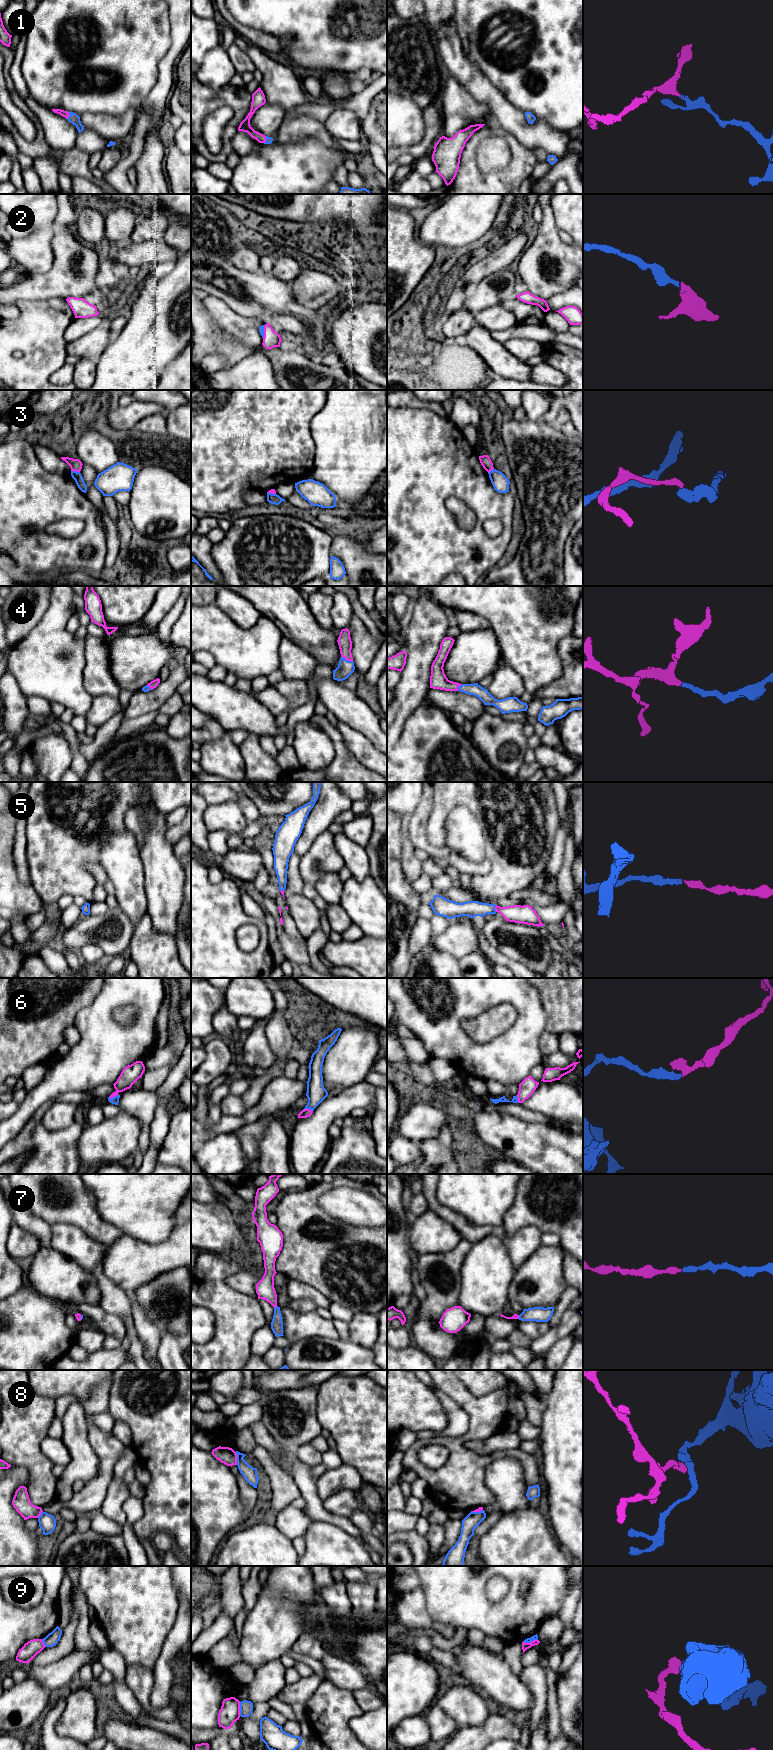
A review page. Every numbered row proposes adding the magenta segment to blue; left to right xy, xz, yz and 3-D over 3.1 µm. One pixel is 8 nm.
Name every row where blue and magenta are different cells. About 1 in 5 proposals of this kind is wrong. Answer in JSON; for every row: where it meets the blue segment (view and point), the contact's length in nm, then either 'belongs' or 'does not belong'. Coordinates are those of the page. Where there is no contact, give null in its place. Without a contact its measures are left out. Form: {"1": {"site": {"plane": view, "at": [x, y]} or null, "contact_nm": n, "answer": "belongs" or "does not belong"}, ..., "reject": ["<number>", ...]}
{"1": {"site": {"plane": "xy", "at": [70, 115]}, "contact_nm": 60, "answer": "belongs"}, "2": {"site": {"plane": "xz", "at": [263, 331]}, "contact_nm": 110, "answer": "belongs"}, "3": {"site": {"plane": "xy", "at": [75, 471]}, "contact_nm": 70, "answer": "does not belong"}, "4": {"site": {"plane": "xz", "at": [346, 660]}, "contact_nm": 100, "answer": "belongs"}, "5": {"site": {"plane": "yz", "at": [494, 908]}, "contact_nm": 60, "answer": "belongs"}, "6": {"site": {"plane": "xy", "at": [113, 1097]}, "contact_nm": 90, "answer": "belongs"}, "7": {"site": {"plane": "xz", "at": [275, 1307]}, "contact_nm": 40, "answer": "belongs"}, "8": {"site": {"plane": "xz", "at": [237, 1458]}, "contact_nm": 110, "answer": "does not belong"}, "9": {"site": {"plane": "yz", "at": [530, 1641]}, "contact_nm": 120, "answer": "does not belong"}, "reject": ["3", "8", "9"]}

